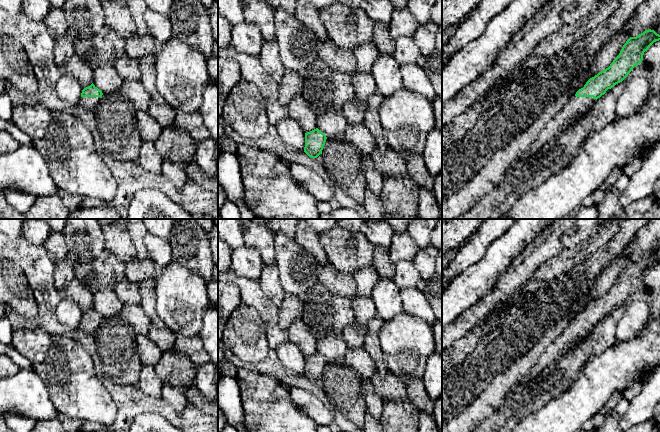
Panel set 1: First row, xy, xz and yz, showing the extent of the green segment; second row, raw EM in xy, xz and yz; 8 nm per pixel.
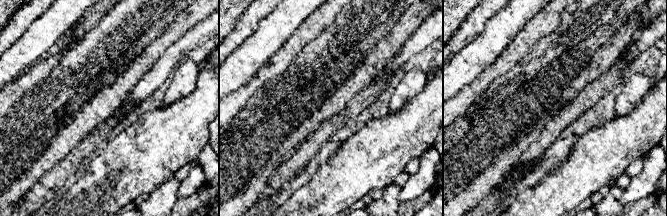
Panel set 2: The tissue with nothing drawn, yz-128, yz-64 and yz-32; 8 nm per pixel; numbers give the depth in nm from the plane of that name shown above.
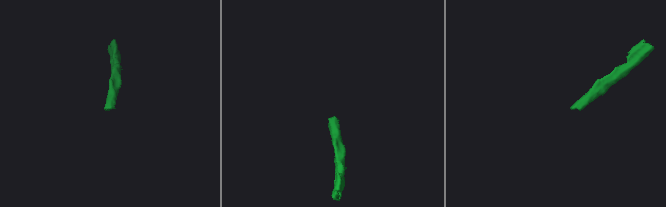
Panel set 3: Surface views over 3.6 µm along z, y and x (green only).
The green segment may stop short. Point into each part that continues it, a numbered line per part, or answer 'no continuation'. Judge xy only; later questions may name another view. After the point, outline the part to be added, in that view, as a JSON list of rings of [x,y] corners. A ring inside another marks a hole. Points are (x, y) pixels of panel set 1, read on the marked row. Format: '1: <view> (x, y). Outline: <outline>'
1: xy (90, 103). Outline: [[[80,97],[79,101],[82,106],[93,112],[100,102],[100,97]]]

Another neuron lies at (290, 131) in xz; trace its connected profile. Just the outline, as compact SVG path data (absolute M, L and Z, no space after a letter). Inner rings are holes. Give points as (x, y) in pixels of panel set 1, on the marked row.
M289 115L275 123L277 133L292 149L303 152L305 147L305 132L300 124Z

